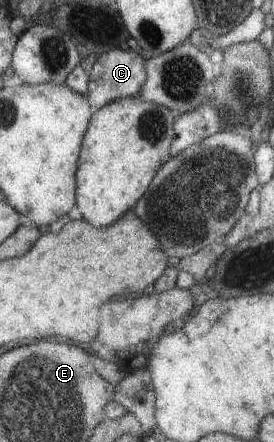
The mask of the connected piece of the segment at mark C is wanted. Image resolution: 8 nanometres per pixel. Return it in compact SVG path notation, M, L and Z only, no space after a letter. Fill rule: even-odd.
M118 47L97 56L88 72L89 106L96 110L122 97L136 97L145 80L144 62L136 52Z

